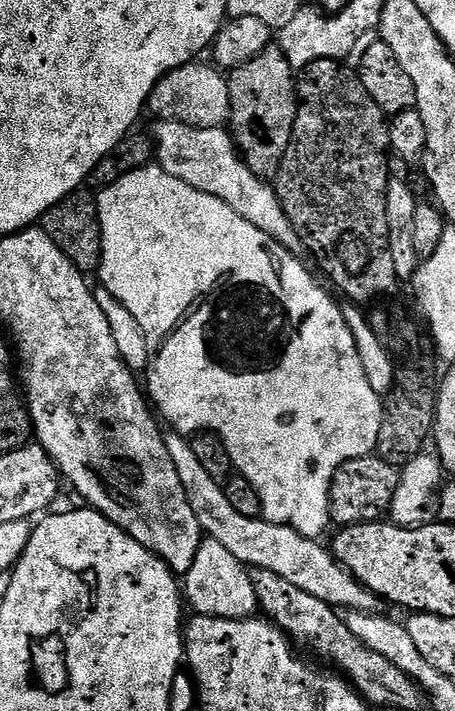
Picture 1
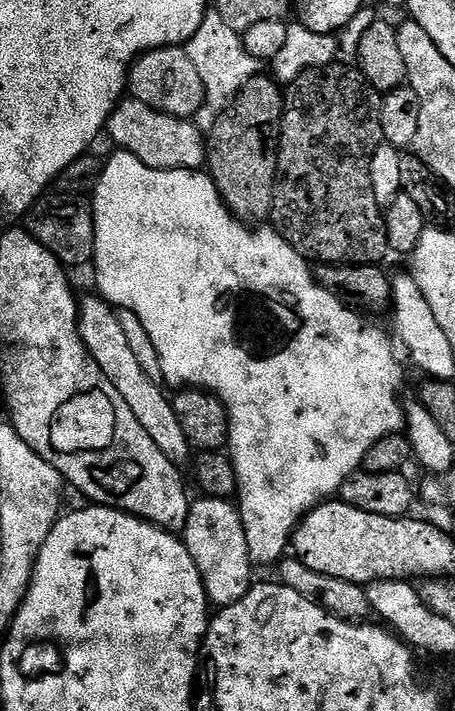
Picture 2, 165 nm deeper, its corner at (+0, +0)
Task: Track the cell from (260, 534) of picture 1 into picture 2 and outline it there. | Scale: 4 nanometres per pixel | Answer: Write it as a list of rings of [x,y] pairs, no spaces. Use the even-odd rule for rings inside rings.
[[[96,294],[86,297],[85,300],[83,297],[79,305],[80,336],[88,347],[88,352],[94,358],[94,362],[98,362],[102,374],[110,378],[114,390],[122,394],[122,399],[126,402],[126,406],[130,406],[134,418],[142,422],[142,430],[150,434],[154,446],[158,446],[158,450],[162,450],[162,454],[166,454],[170,462],[174,462],[177,466],[184,466],[188,460],[190,445],[181,424],[178,423],[178,414],[174,414],[169,393],[164,393],[165,389],[144,373],[137,356],[132,353],[126,334],[122,331],[122,324],[116,317],[117,309]]]

